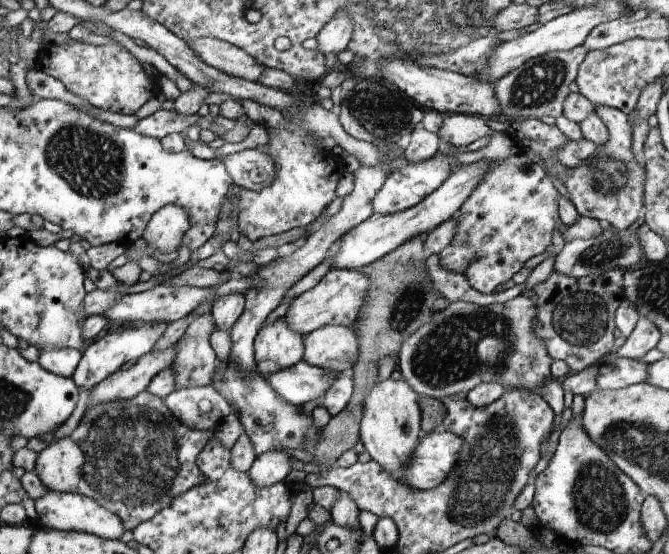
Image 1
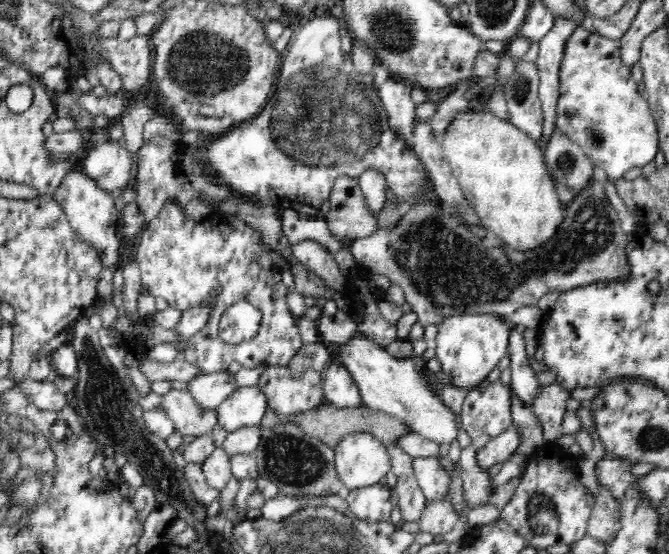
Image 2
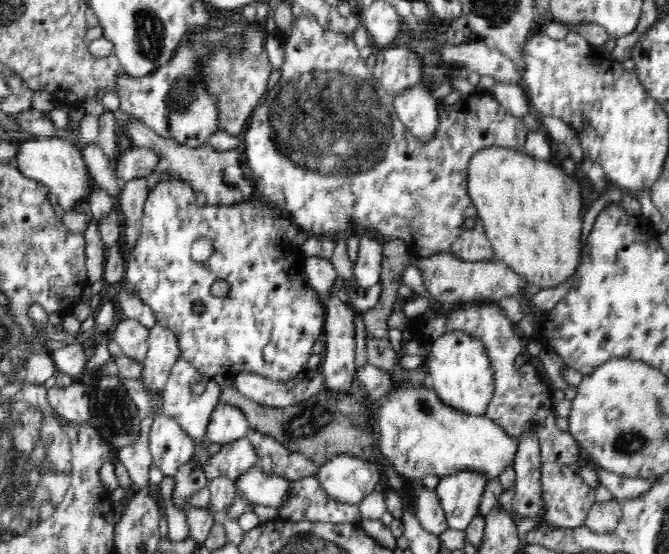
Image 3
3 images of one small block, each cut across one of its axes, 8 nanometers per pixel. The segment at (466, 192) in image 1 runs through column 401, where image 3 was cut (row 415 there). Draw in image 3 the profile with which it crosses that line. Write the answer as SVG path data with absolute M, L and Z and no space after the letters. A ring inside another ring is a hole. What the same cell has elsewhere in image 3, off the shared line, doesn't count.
M219 402L211 412L205 436L210 443L232 443L246 437L249 424L244 411L236 405Z

